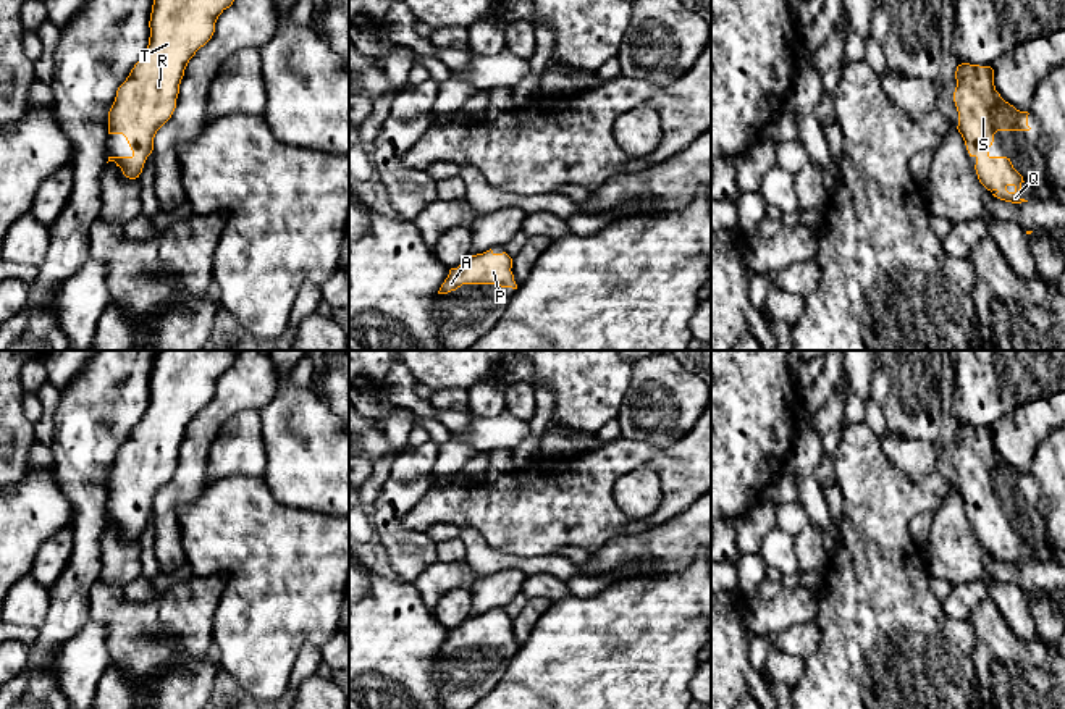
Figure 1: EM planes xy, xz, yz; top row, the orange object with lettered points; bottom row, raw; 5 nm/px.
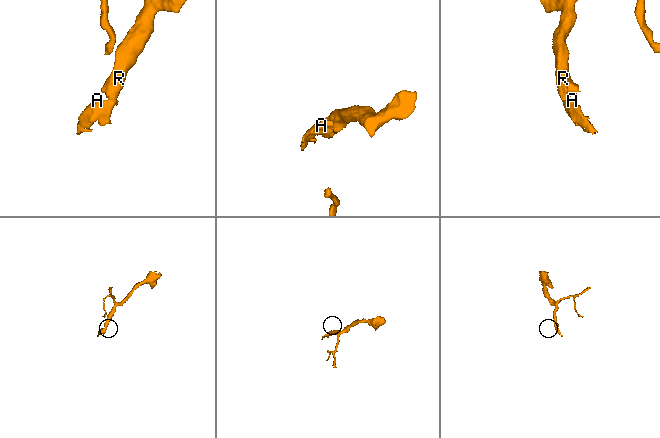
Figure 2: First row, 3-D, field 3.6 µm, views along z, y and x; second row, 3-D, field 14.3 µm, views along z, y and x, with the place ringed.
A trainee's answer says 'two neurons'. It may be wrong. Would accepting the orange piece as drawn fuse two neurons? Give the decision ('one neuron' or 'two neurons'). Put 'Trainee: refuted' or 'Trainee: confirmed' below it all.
one neuron
Trainee: refuted

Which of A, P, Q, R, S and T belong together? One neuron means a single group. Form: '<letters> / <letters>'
A P Q R S T

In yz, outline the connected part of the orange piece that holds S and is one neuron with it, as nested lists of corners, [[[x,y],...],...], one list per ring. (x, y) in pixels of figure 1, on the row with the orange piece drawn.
[[[962,63],[955,71],[957,87],[953,102],[958,111],[958,132],[962,134],[970,157],[976,158],[979,182],[994,197],[1021,203],[1023,176],[1007,157],[991,157],[989,147],[997,131],[1029,131],[1028,111],[1020,111],[1005,102],[994,86],[994,69]]]

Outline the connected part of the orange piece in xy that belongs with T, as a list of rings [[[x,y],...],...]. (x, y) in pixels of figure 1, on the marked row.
[[[154,0],[149,45],[126,81],[118,87],[108,111],[108,134],[123,134],[133,150],[131,157],[108,157],[108,162],[115,162],[126,178],[136,179],[142,173],[144,163],[154,150],[157,131],[171,118],[176,108],[179,84],[189,60],[212,39],[218,16],[233,2]]]

